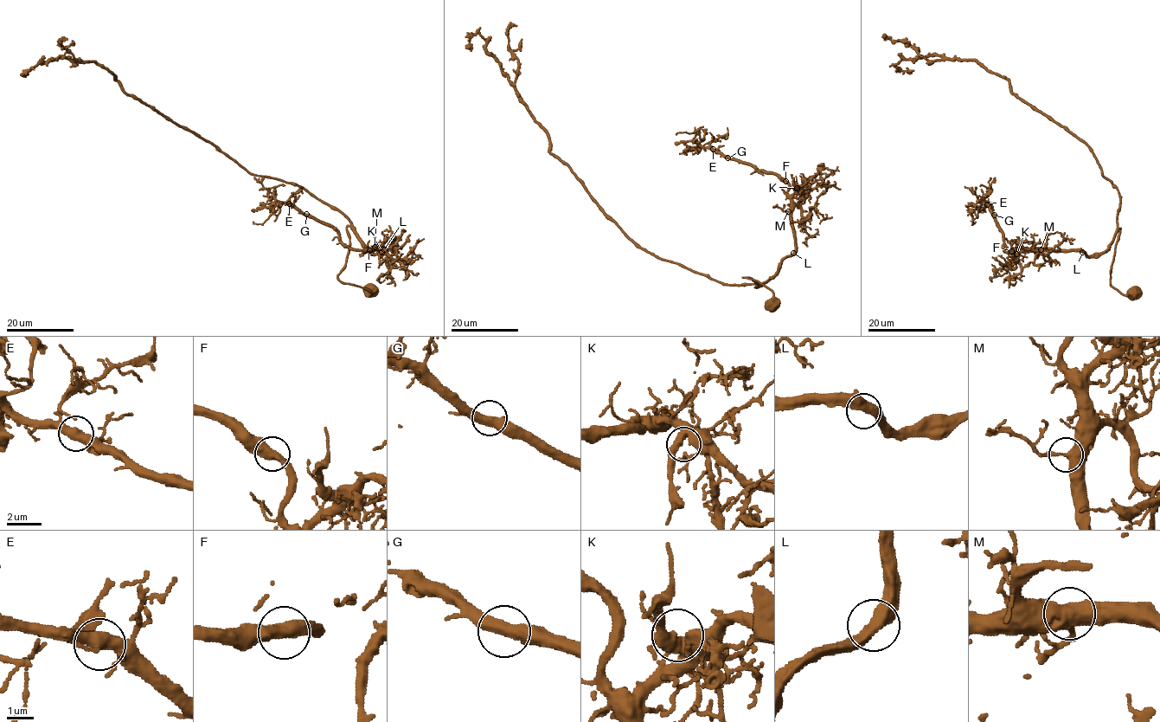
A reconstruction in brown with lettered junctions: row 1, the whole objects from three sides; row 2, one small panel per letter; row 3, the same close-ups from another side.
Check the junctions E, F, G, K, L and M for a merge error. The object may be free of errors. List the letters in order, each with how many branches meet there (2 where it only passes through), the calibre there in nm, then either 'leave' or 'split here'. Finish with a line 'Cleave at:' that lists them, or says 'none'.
E: branches 2; calibre 500 nm; leave
F: branches 2; calibre 480 nm; leave
G: branches 2; calibre 480 nm; leave
K: branches 2; calibre 480 nm; leave
L: branches 2; calibre 550 nm; leave
M: branches 2; calibre 480 nm; leave
Cleave at: none

